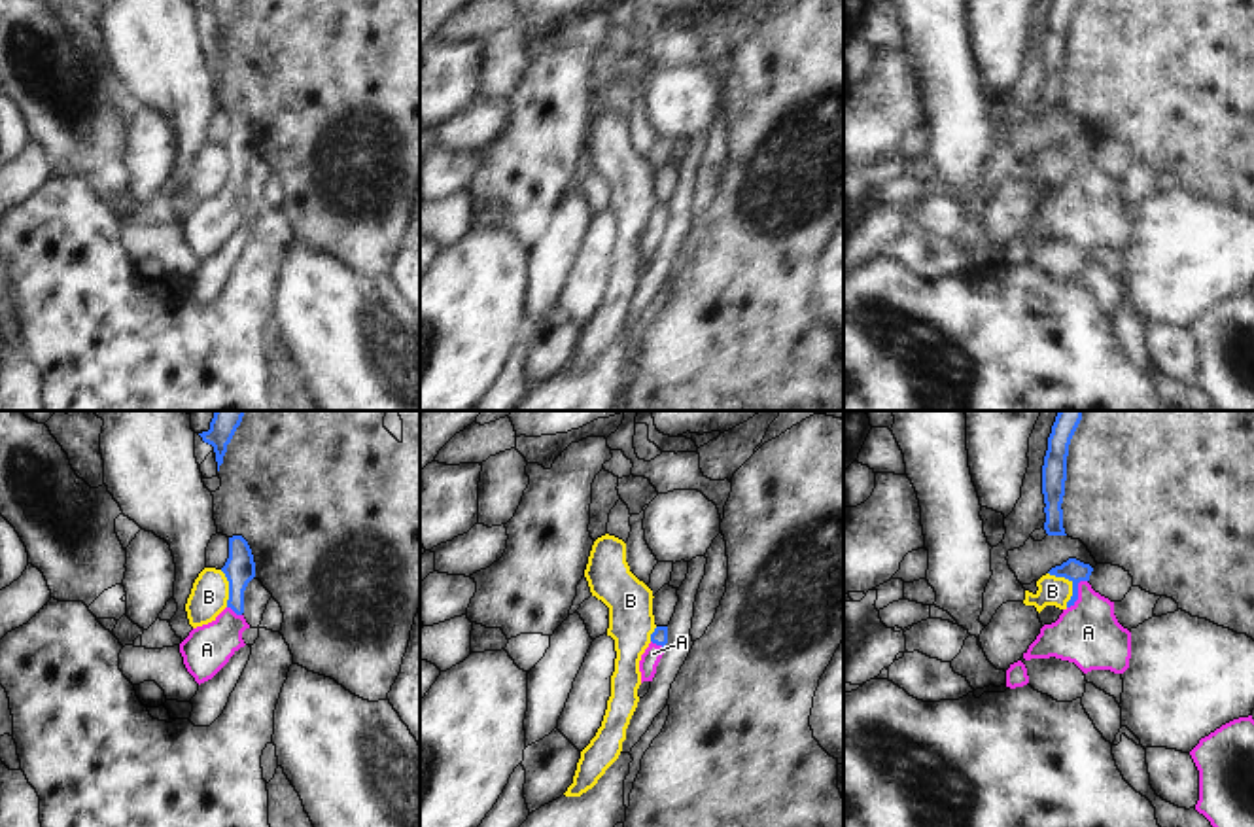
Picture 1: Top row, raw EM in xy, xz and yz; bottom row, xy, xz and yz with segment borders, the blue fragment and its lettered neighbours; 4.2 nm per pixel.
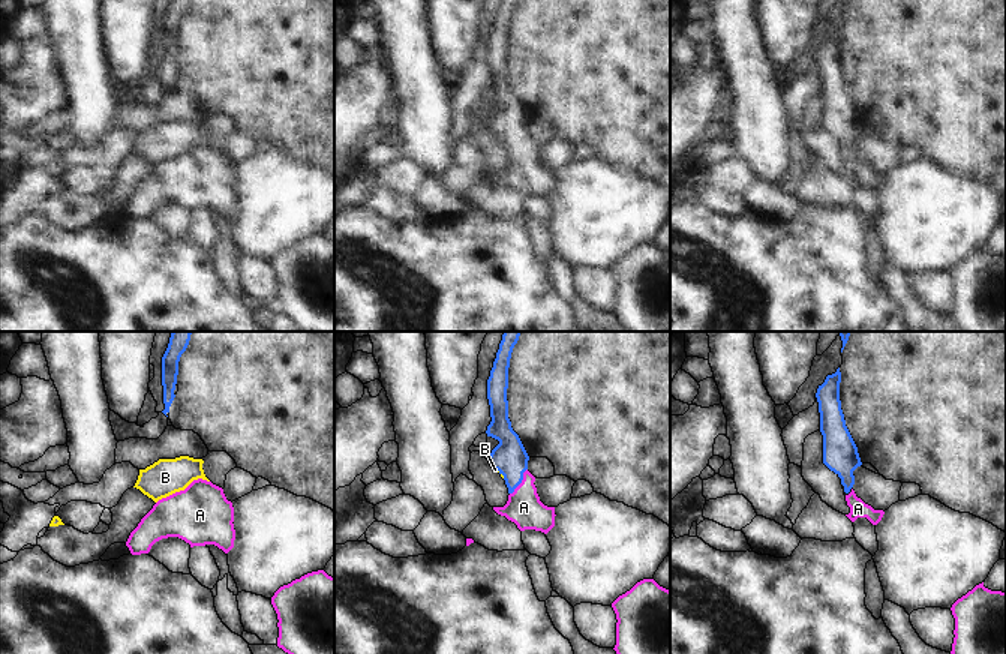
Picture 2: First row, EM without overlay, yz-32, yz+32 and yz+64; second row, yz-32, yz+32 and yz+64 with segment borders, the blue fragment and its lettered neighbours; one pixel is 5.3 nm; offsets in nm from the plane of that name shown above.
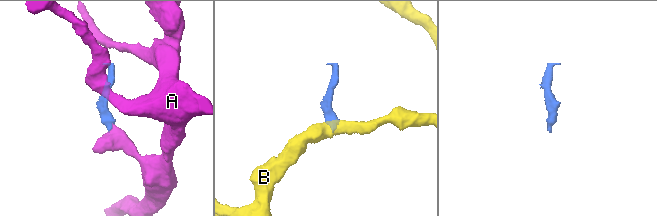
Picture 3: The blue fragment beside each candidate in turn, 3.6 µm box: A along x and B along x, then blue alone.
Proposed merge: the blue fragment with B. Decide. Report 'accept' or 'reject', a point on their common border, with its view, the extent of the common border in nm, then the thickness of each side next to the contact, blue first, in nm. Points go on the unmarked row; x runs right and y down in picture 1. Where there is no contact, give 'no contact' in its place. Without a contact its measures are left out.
reject | yz (1073, 159) | 170 nm | 90/130 nm

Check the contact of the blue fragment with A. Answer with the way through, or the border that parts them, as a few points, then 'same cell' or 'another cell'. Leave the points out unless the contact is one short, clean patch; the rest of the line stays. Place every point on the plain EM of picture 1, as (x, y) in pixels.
runs through yz (1073, 146), (1077, 150), (1077, 169), (1086, 182), (1088, 209); same cell

